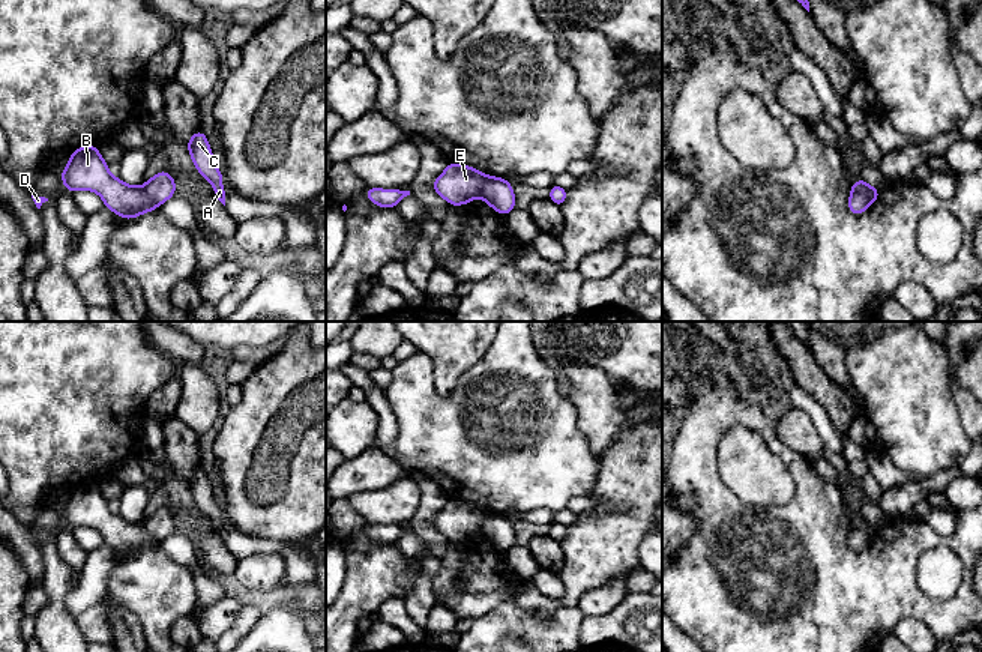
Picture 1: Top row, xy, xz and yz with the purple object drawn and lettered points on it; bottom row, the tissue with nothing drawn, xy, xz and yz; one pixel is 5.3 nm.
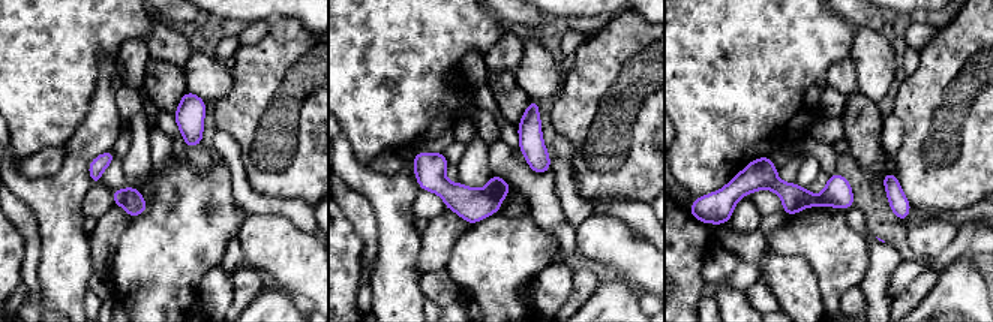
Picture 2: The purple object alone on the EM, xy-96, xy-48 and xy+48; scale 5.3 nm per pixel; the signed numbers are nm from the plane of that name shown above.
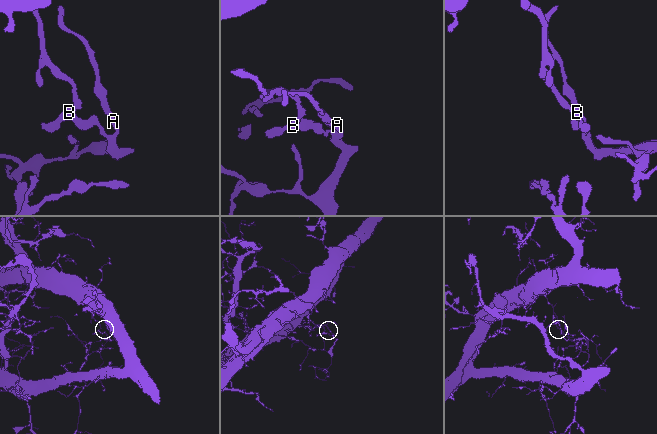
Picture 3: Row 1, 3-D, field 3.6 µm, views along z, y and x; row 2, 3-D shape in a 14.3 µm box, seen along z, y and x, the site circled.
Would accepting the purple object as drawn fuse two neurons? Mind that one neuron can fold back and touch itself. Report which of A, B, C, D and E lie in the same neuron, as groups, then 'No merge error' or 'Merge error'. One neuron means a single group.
Groups: A C / B D E. Merge error

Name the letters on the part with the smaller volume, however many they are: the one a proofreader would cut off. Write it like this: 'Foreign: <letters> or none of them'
Foreign: A, C

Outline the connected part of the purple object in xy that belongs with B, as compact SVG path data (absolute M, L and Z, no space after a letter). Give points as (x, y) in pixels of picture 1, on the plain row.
M93 481L72 488L60 514L69 529L87 526L99 530L105 544L123 556L132 556L159 544L143 523L128 523L119 514L113 514L108 509L108 500Z

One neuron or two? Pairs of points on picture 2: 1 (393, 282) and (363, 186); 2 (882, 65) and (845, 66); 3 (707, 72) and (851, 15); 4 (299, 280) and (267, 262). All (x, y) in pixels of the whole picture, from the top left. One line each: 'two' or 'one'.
1: one
2: two
3: two
4: one

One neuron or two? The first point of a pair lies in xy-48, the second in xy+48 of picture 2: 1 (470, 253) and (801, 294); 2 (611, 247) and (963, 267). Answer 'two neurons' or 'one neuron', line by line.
1: two neurons
2: two neurons

